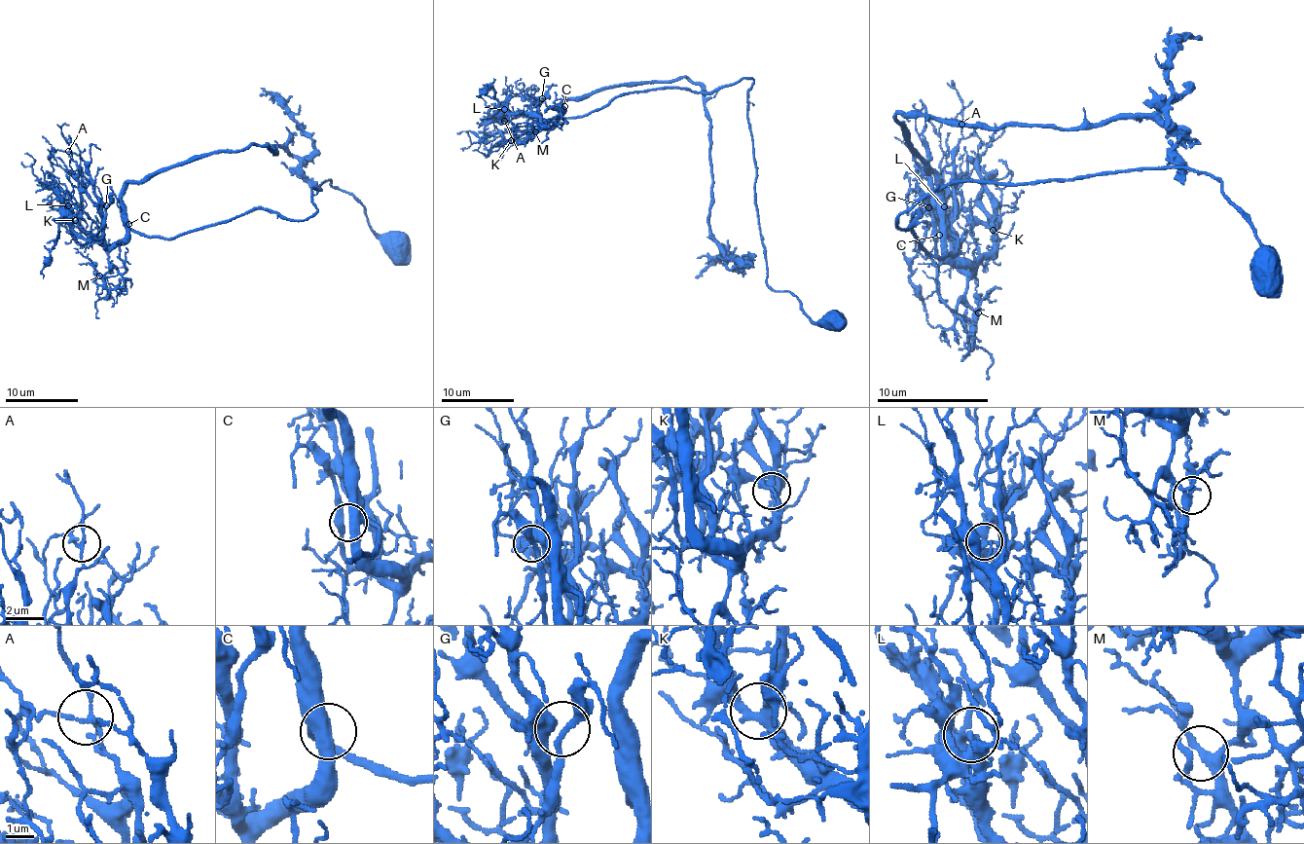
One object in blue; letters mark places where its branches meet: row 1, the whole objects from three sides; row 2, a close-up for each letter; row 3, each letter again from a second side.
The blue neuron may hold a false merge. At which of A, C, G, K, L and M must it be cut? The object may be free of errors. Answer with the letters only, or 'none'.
L

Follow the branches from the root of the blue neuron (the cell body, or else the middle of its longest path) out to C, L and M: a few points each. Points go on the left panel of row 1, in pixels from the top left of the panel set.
C: (398, 244), (387, 244), (331, 180), (312, 189), (317, 209), (303, 220), (254, 209), (168, 238), (128, 224)
L: (398, 244), (331, 180), (303, 220), (254, 209), (168, 238), (125, 224), (106, 247), (73, 230), (68, 205)
M: (398, 244), (327, 180), (303, 220), (254, 209), (168, 238), (125, 224), (99, 275)

